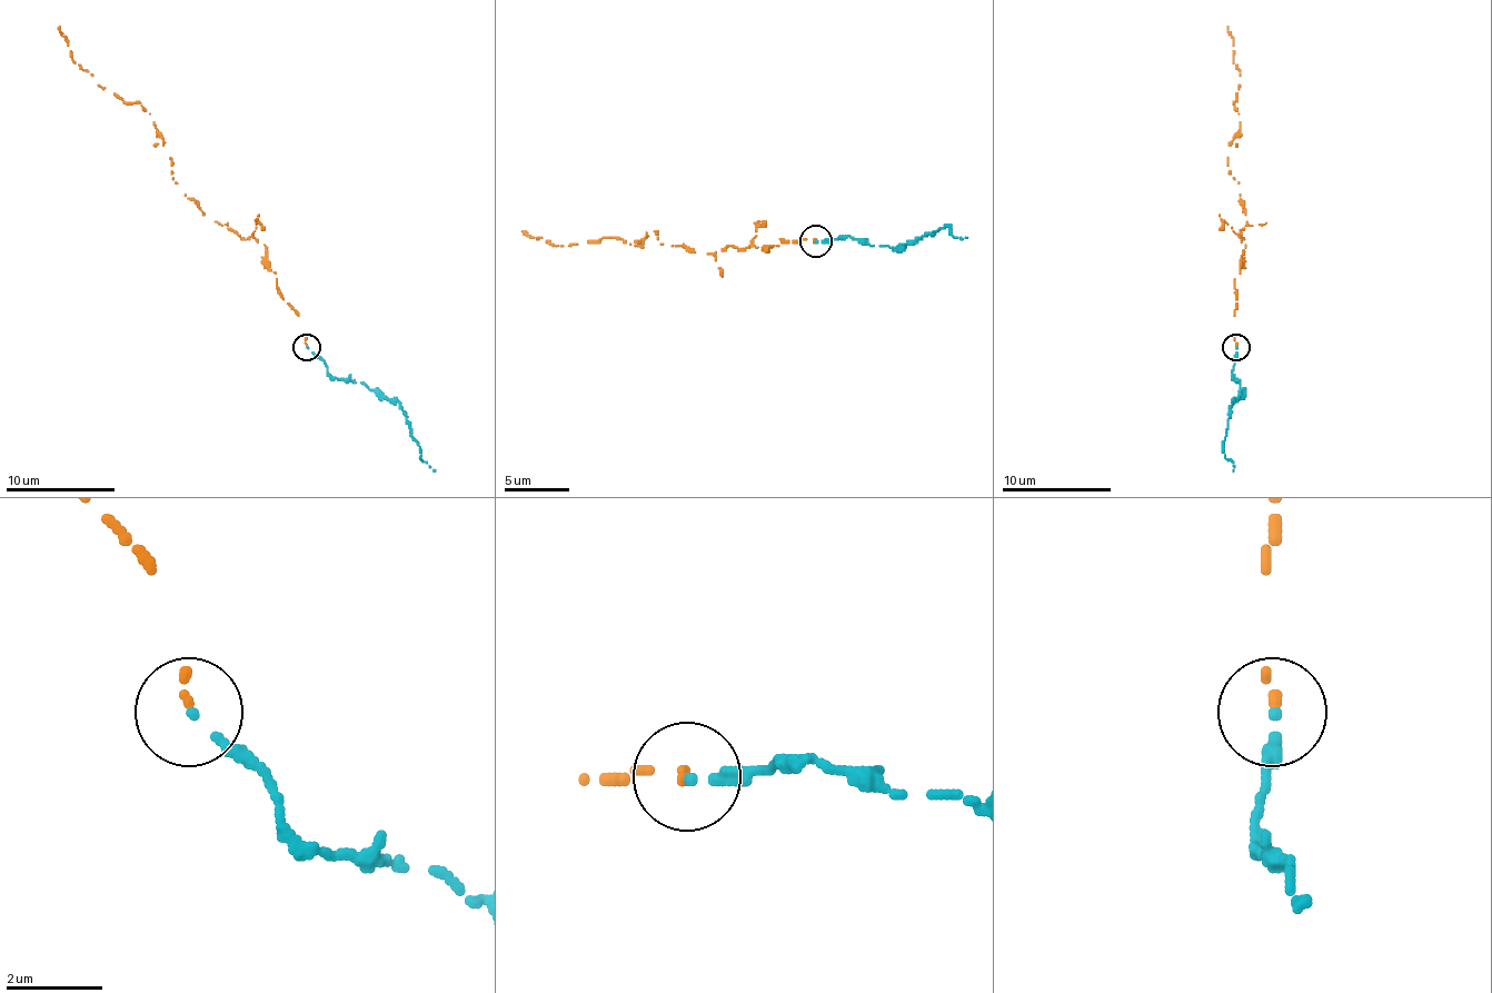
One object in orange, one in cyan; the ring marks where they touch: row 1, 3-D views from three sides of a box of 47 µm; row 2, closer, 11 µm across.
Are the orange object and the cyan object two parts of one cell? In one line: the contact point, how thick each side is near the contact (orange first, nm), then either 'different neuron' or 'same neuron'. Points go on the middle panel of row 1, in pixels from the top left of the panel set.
place (815, 240); calibres 170 and 180 nm; same neuron

